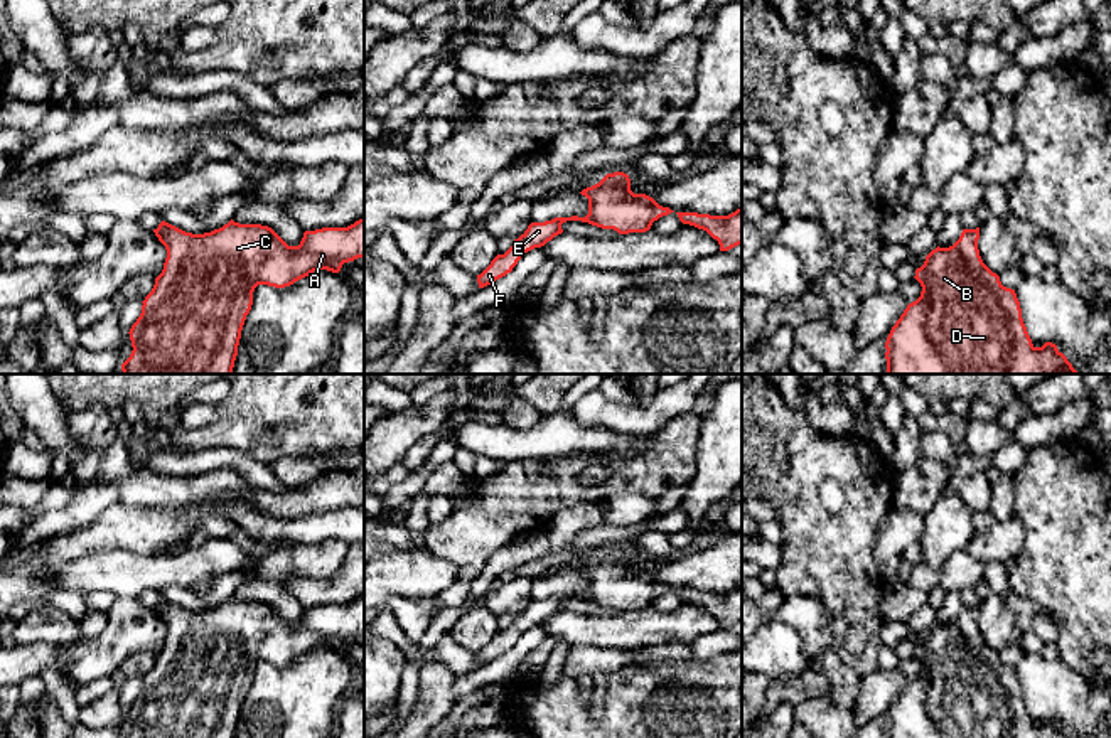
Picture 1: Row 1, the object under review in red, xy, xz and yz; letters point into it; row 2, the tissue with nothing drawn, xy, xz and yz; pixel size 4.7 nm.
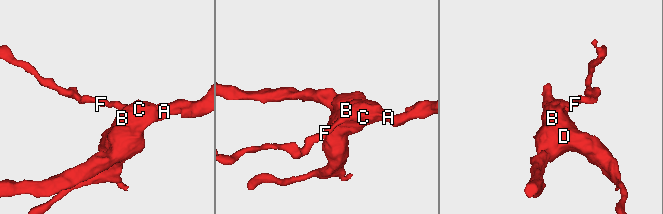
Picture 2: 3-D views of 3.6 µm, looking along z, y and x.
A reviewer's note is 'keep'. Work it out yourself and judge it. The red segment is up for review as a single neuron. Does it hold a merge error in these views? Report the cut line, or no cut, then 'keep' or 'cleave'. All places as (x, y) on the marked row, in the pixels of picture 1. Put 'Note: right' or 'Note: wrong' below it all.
no cut; keep
Note: right

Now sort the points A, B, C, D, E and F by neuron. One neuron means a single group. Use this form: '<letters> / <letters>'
A B C D E F

